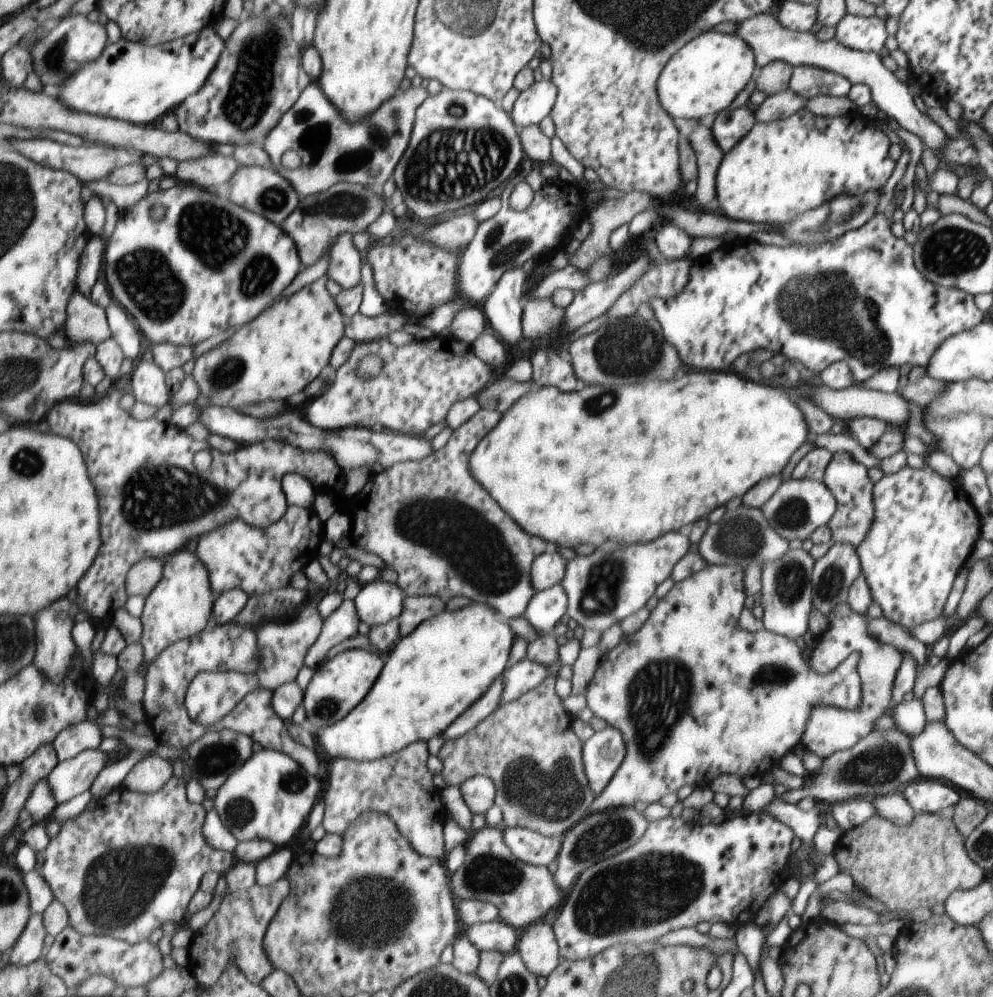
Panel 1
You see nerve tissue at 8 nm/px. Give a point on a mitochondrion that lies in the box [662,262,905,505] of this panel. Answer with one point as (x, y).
(828, 305)

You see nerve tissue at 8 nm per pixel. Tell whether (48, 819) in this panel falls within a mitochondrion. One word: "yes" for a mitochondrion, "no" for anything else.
no

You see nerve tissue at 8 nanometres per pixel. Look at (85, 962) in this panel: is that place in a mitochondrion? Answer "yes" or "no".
no

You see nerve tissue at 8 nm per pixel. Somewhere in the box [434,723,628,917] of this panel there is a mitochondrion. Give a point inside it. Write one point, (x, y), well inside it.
(552, 788)

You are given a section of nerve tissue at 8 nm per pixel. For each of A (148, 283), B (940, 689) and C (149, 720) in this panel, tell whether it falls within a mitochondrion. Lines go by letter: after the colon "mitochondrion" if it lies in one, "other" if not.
A: mitochondrion
B: other
C: other

